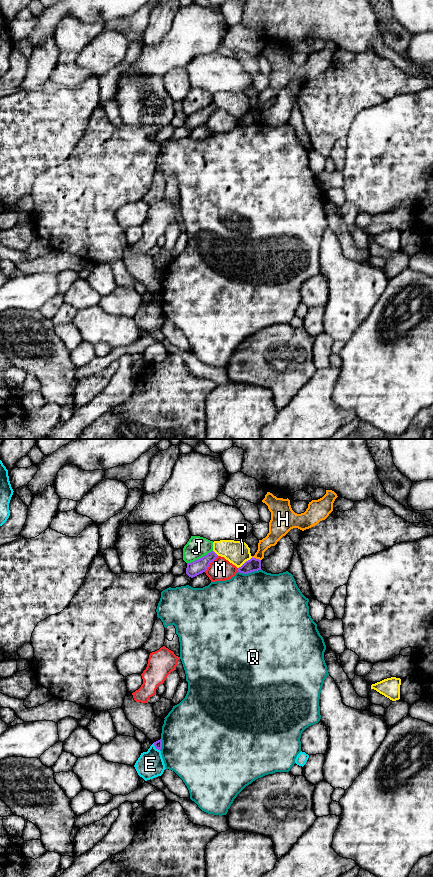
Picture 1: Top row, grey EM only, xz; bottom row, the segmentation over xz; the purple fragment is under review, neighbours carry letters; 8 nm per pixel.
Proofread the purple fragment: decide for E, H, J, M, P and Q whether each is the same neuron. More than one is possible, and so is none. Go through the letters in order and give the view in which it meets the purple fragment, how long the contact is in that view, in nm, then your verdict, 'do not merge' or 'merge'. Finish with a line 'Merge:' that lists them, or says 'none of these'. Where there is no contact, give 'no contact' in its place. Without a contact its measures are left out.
E: contact in xz; length 80 nm; do not merge
H: contact in xz; length 80 nm; do not merge
J: contact in xz; length 240 nm; do not merge
M: contact in xz; length 170 nm; do not merge
P: contact in xz; length 150 nm; do not merge
Q: contact in xz; length 200 nm; do not merge
Merge: none of these

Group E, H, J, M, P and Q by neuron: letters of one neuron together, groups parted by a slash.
E / H / J / M / P / Q

